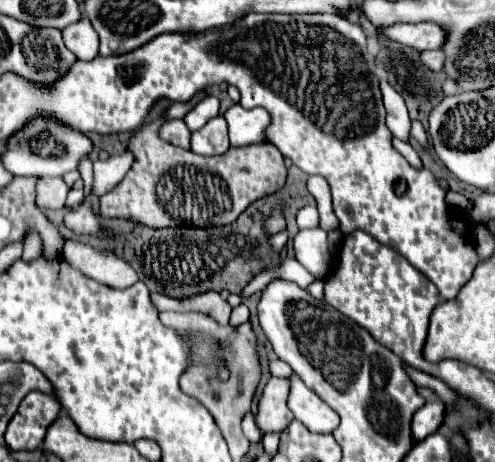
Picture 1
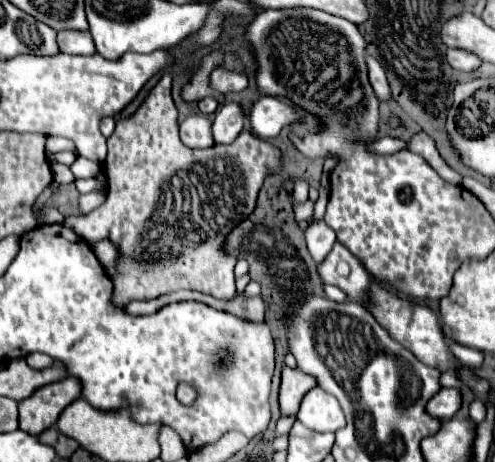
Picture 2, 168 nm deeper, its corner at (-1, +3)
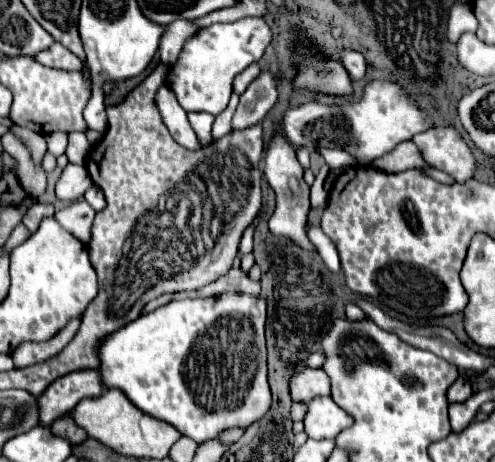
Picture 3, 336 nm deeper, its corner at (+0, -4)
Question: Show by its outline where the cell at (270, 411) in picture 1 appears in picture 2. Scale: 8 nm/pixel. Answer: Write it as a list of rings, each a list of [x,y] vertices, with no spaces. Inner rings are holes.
[[[283,367],[281,385],[279,385],[279,409],[281,415],[295,415],[303,395],[315,387],[315,379],[311,375],[301,373],[299,369]]]

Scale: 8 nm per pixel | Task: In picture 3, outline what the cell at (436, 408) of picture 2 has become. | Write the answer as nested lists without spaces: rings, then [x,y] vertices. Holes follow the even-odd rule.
[[[460,376],[448,390],[448,402],[464,402],[472,396],[472,384],[470,378]]]

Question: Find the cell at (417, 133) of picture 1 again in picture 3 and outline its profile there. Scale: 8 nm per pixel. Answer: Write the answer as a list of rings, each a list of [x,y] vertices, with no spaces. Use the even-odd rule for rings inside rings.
[[[402,142],[386,156],[374,160],[372,166],[384,172],[402,172],[410,168],[424,168],[426,162],[420,158],[420,152],[414,142]]]

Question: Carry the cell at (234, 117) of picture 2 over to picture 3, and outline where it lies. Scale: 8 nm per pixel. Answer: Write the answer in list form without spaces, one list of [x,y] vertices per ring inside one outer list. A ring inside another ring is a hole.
[[[262,72],[250,88],[240,96],[240,104],[232,118],[232,128],[242,130],[264,120],[268,110],[276,104],[278,90],[272,72]]]

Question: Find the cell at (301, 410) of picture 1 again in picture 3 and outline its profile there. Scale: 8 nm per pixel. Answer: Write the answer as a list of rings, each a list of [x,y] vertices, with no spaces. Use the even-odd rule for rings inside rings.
[[[316,396],[308,404],[304,426],[314,440],[336,438],[344,428],[352,426],[352,416],[348,416],[330,396]]]

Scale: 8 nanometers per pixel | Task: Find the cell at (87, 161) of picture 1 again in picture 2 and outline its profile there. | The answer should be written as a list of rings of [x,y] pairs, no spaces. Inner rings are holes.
[[[49,137],[47,139],[47,147],[45,149],[49,149],[49,151],[77,151],[75,149],[75,145],[69,141],[69,139],[61,139],[61,137]]]

